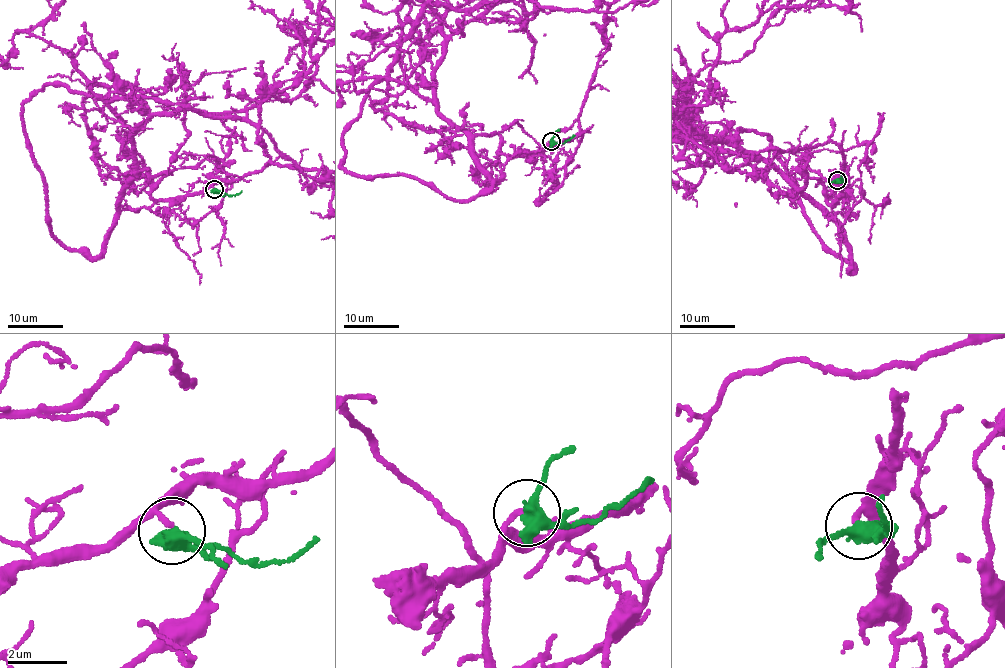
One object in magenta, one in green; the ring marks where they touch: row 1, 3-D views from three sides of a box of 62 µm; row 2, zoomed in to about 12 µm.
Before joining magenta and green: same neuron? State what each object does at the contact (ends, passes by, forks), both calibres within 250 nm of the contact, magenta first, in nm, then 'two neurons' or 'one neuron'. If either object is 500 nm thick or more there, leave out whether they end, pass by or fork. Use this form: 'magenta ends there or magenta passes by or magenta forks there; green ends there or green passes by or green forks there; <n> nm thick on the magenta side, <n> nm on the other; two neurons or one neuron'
magenta ends there; green passes by; 190 nm thick on the magenta side, 480 nm on the other; one neuron

